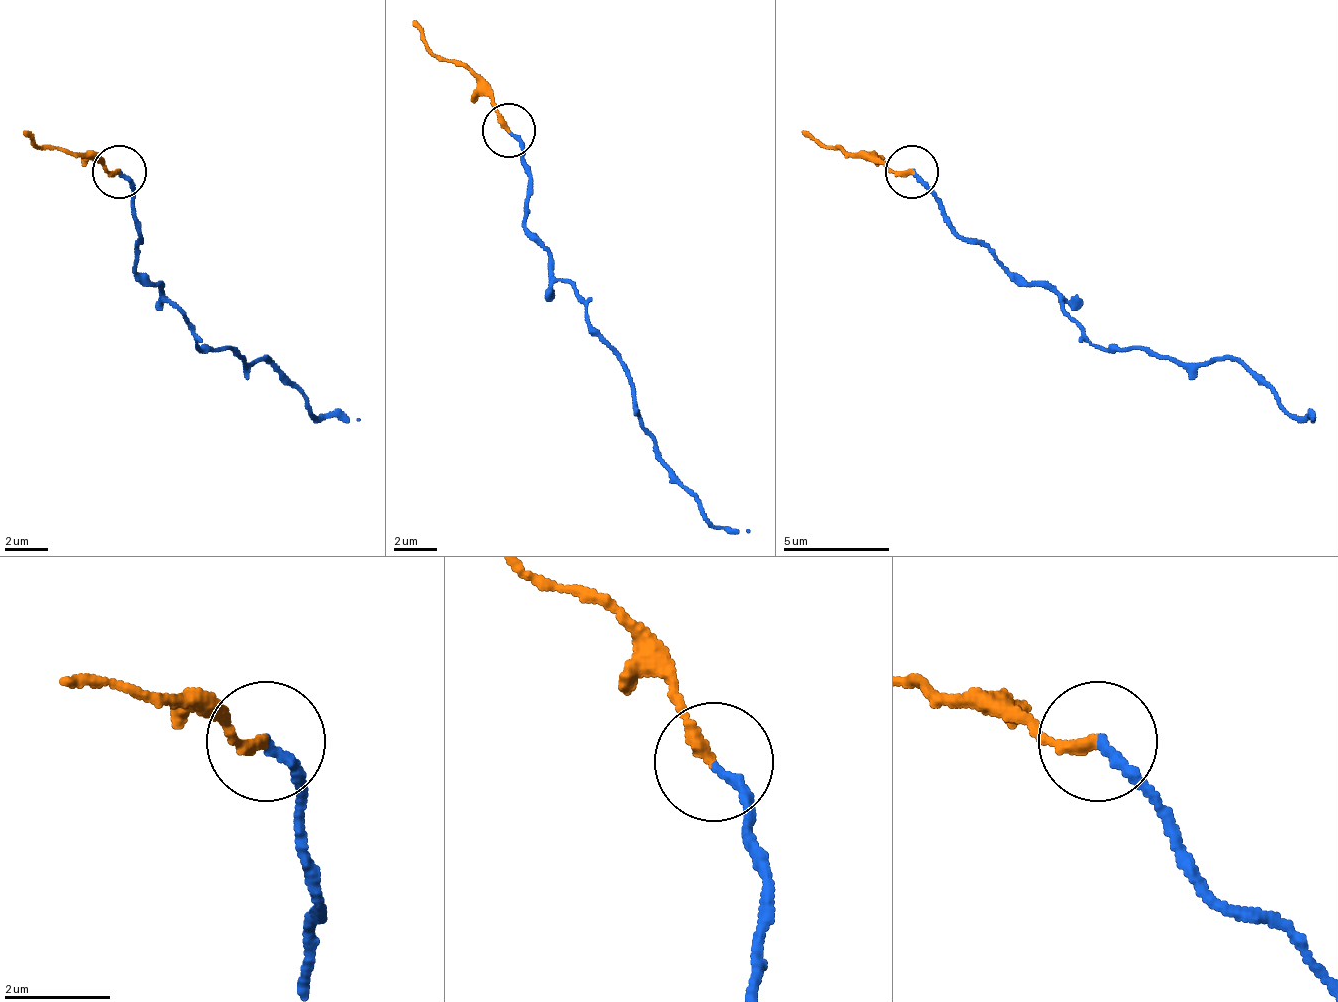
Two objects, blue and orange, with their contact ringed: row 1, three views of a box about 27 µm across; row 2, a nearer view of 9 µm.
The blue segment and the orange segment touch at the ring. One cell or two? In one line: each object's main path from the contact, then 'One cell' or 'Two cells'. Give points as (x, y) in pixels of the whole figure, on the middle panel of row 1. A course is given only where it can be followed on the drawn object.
Course of blue: (507, 129), (529, 177), (523, 225), (619, 358), (630, 379), (635, 417), (657, 459), (710, 523), (747, 534). Course of orange: (507, 129), (497, 102), (427, 43), (411, 22). One cell

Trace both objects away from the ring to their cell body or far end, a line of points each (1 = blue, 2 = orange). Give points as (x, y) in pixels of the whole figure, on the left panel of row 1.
1: (118, 173), (139, 231), (134, 269), (160, 285), (198, 349), (267, 359), (320, 418), (358, 418)
2: (118, 173), (38, 146), (22, 130)

